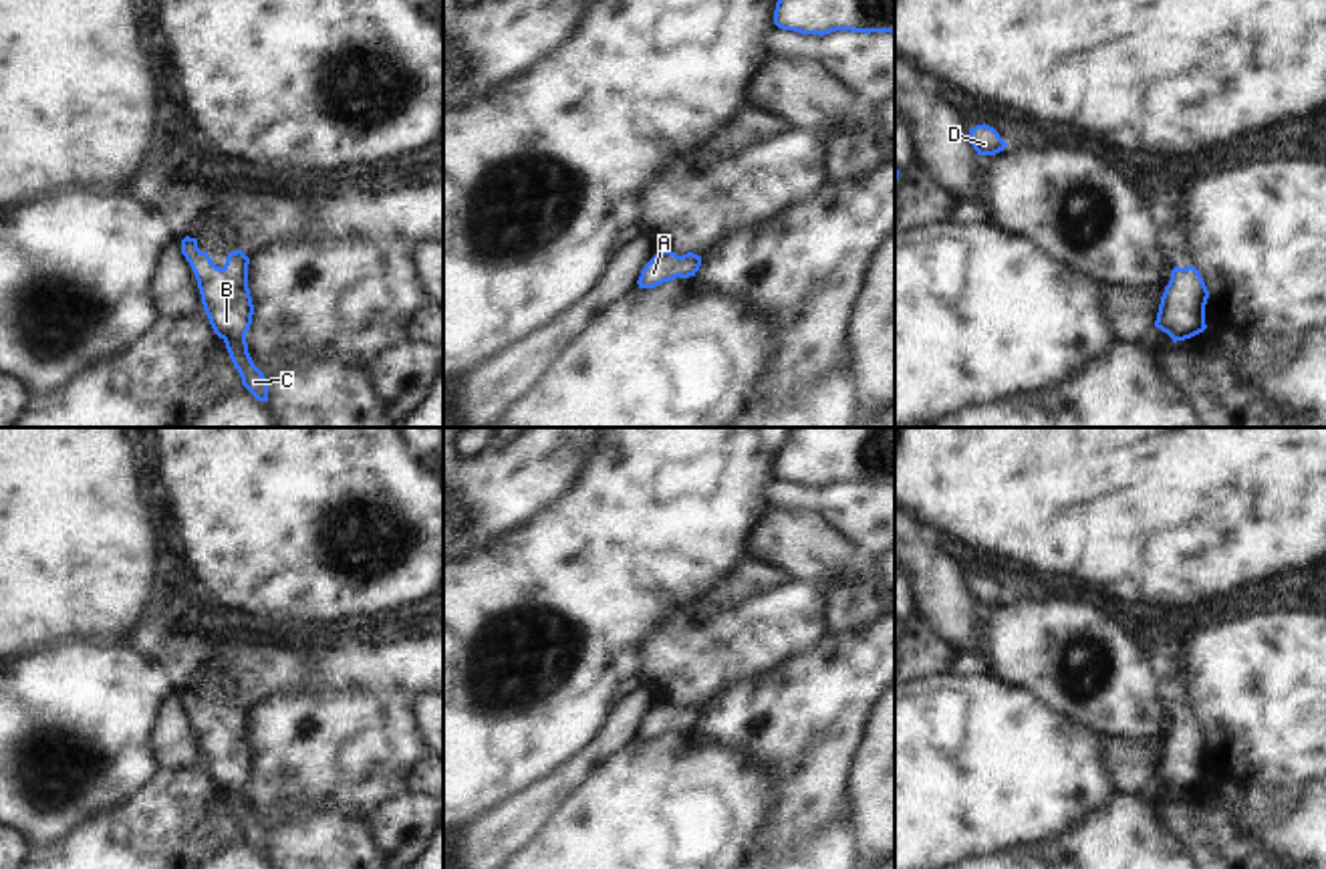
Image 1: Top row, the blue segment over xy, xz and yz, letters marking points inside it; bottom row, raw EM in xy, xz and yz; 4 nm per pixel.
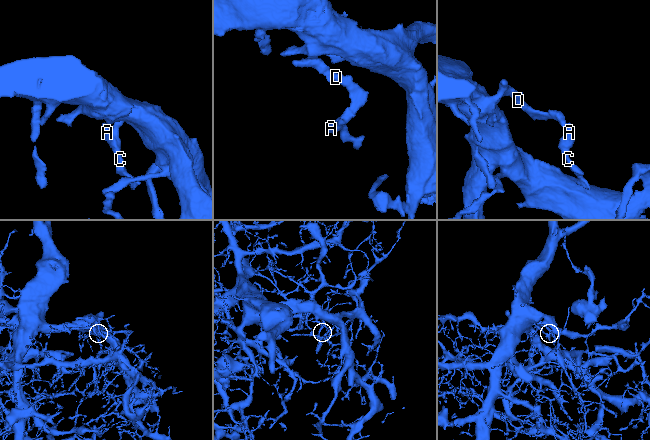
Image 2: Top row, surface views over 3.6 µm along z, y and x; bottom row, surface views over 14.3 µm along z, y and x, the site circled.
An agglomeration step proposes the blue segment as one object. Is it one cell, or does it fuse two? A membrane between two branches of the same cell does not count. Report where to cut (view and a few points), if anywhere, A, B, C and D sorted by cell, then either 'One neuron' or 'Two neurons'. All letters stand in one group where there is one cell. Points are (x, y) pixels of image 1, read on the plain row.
No split. Groups: A B C D. One neuron.

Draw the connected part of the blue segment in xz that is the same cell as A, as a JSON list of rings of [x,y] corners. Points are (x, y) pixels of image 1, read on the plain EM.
[[[661,700],[661,704],[655,706],[641,722],[637,736],[639,740],[655,740],[663,734],[675,732],[677,728],[679,730],[695,728],[699,718],[701,708],[693,704],[677,708],[675,704]]]

